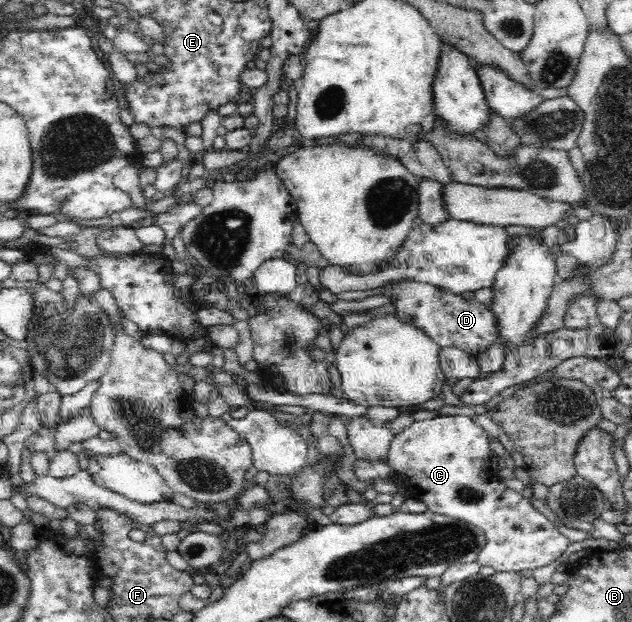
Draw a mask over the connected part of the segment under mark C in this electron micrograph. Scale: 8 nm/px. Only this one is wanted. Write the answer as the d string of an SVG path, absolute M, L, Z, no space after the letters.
M436 415L432 420L414 422L393 436L387 458L393 470L401 477L409 498L423 502L429 512L471 523L484 532L487 541L478 553L478 564L492 566L496 572L519 572L546 566L570 546L570 540L558 532L552 520L534 508L530 499L508 489L500 478L488 471L484 463L491 452L491 441L488 438L490 436L487 432L475 424L470 416Z

